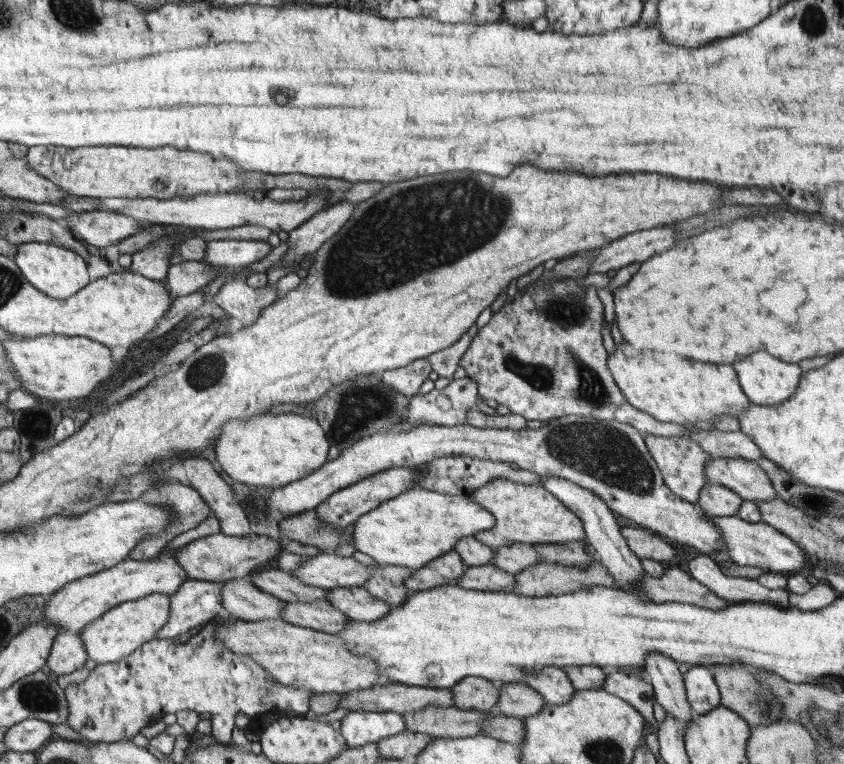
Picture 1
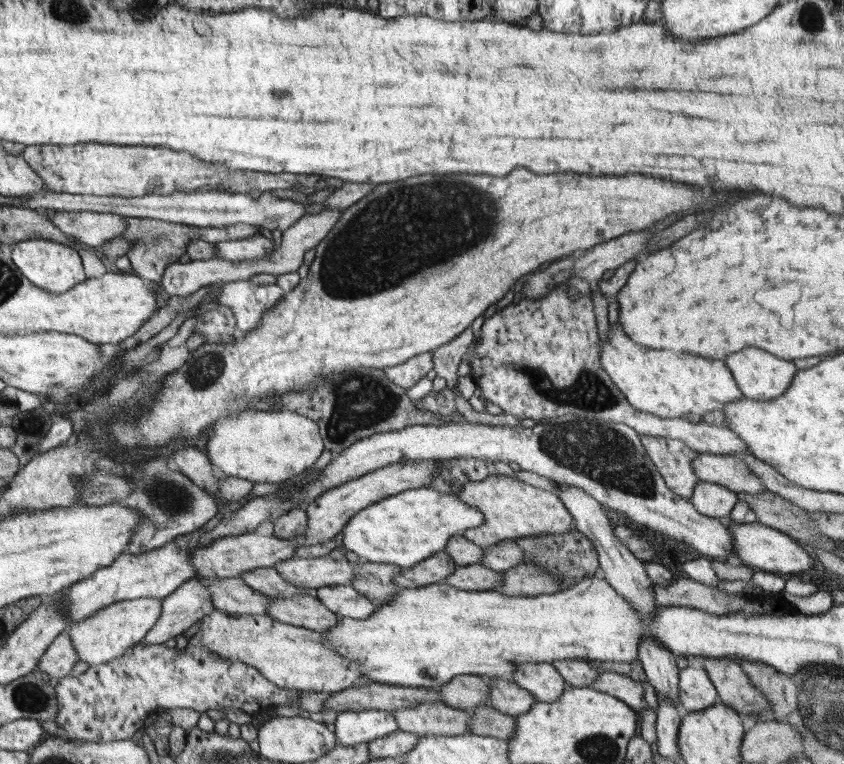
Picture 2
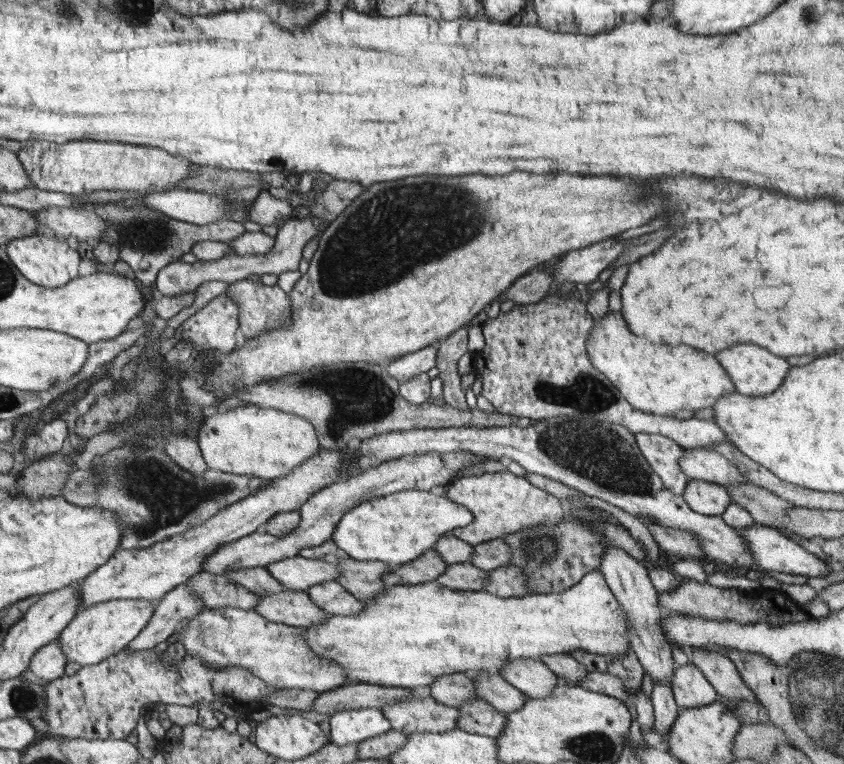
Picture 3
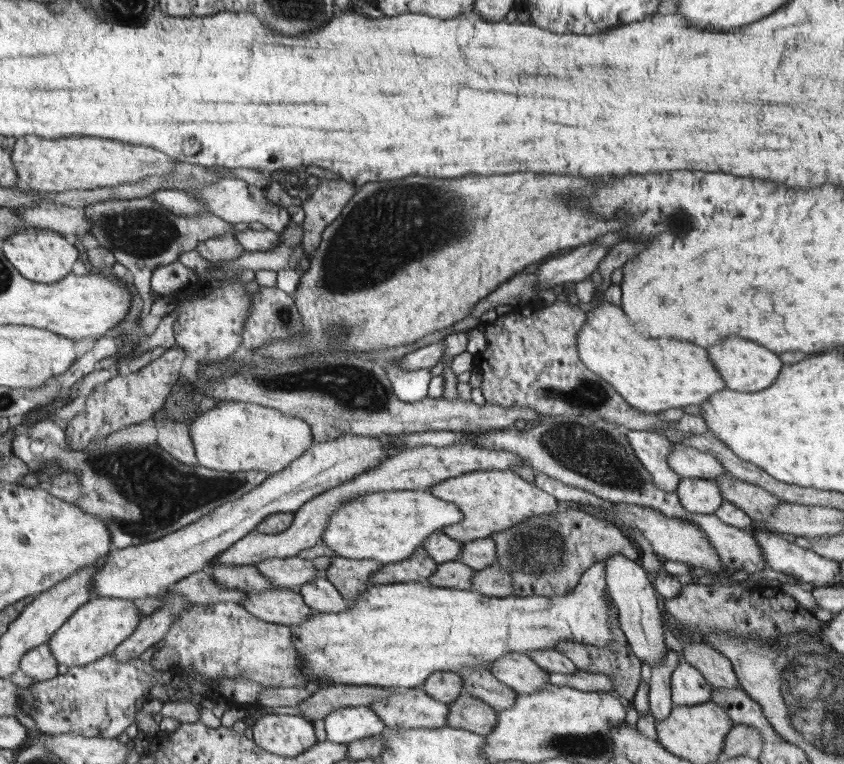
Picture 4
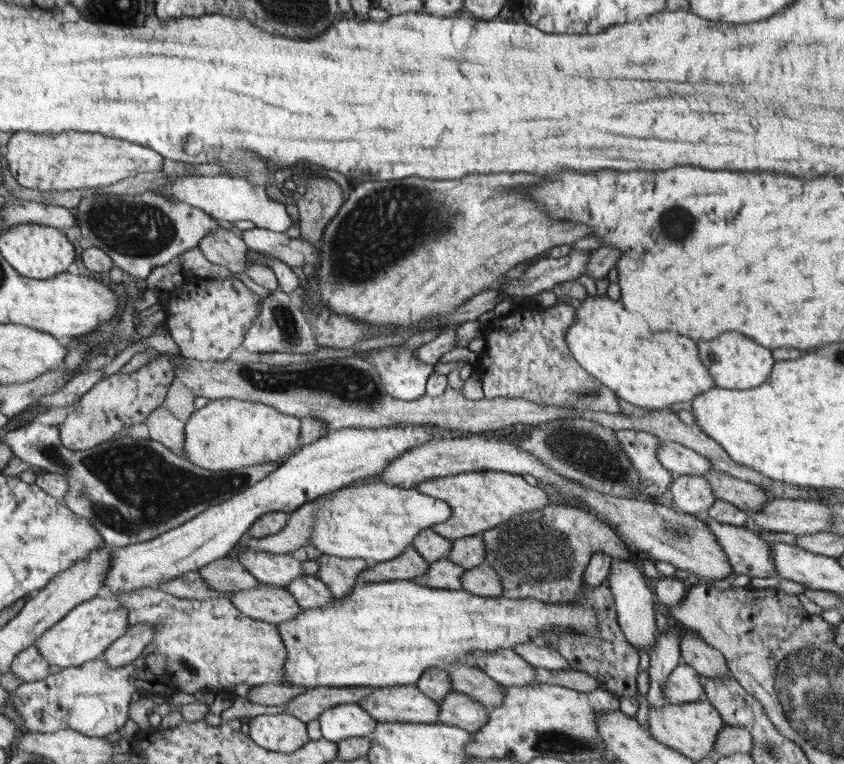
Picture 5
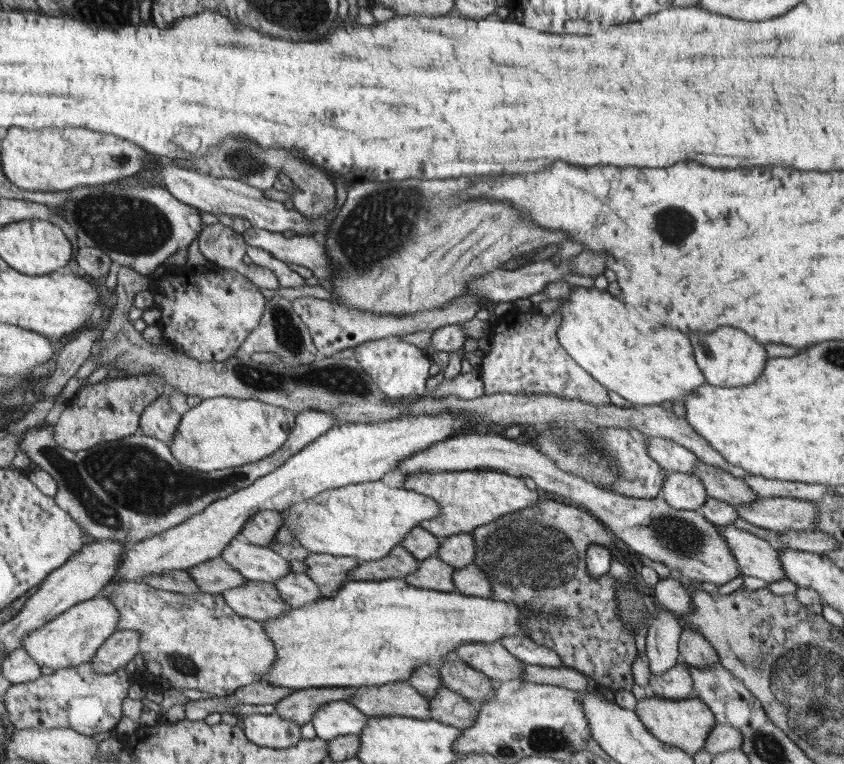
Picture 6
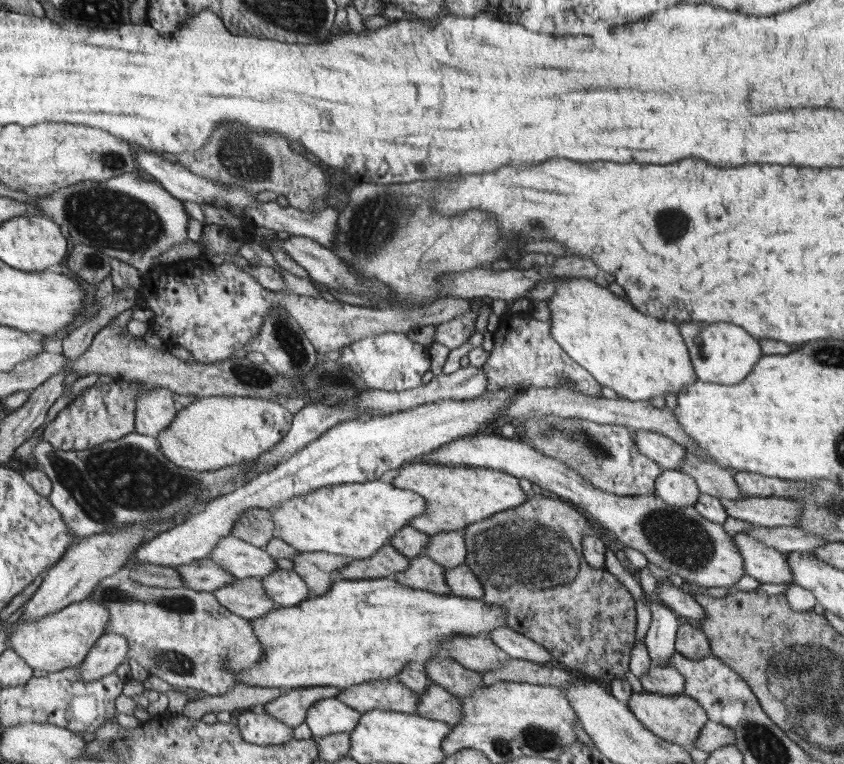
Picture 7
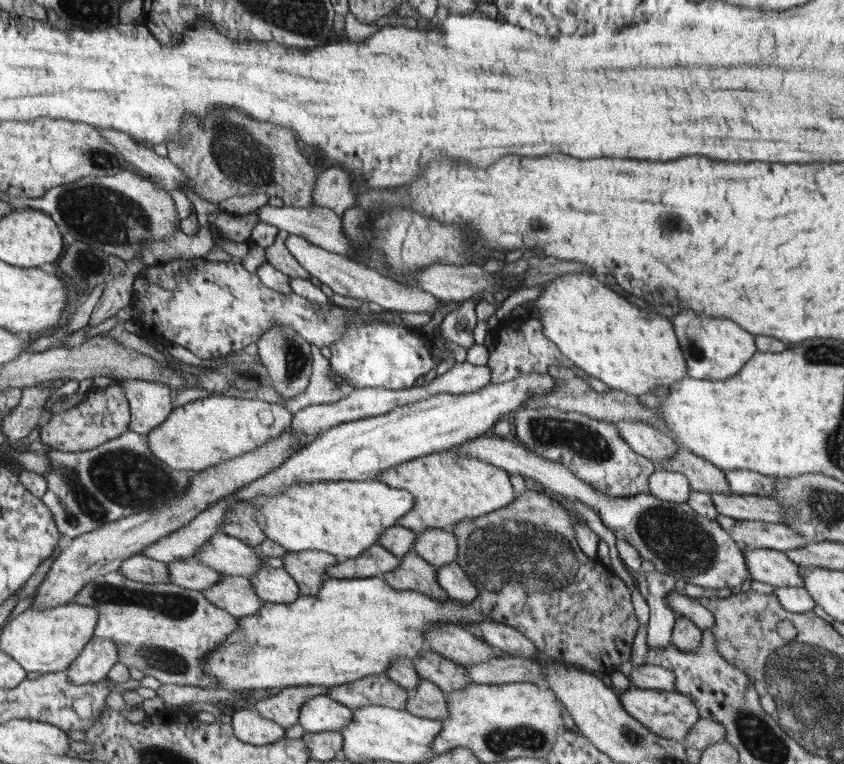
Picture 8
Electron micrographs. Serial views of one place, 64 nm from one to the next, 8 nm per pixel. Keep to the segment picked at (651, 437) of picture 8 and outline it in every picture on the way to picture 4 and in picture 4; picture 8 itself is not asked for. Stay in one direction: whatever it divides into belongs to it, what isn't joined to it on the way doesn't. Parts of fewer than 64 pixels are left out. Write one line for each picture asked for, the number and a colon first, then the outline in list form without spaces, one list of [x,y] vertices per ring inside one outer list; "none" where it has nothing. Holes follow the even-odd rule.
4: [[[683,442],[673,444],[673,450],[669,452],[669,456],[665,460],[667,460],[667,466],[681,478],[695,478],[695,480],[711,480],[713,482],[715,476],[725,474],[723,466],[719,466],[719,462],[713,456],[703,454],[695,448],[689,448]]]
5: [[[661,442],[659,450],[655,452],[659,464],[673,476],[705,476],[713,466],[709,460],[675,442]]]
6: [[[657,436],[647,440],[647,456],[667,474],[691,474],[699,460],[685,446]]]
7: [[[631,430],[633,438],[637,442],[639,454],[649,458],[653,464],[657,464],[663,472],[667,470],[679,470],[683,464],[683,458],[687,450],[677,444],[675,440],[659,434],[659,432],[647,432],[647,430]]]

